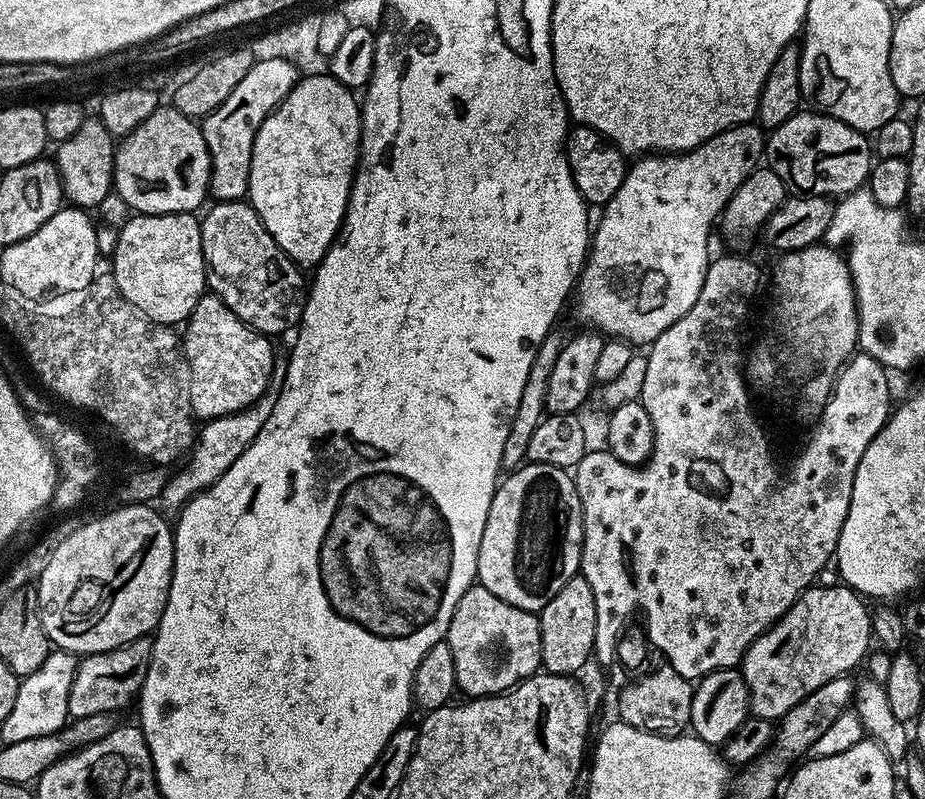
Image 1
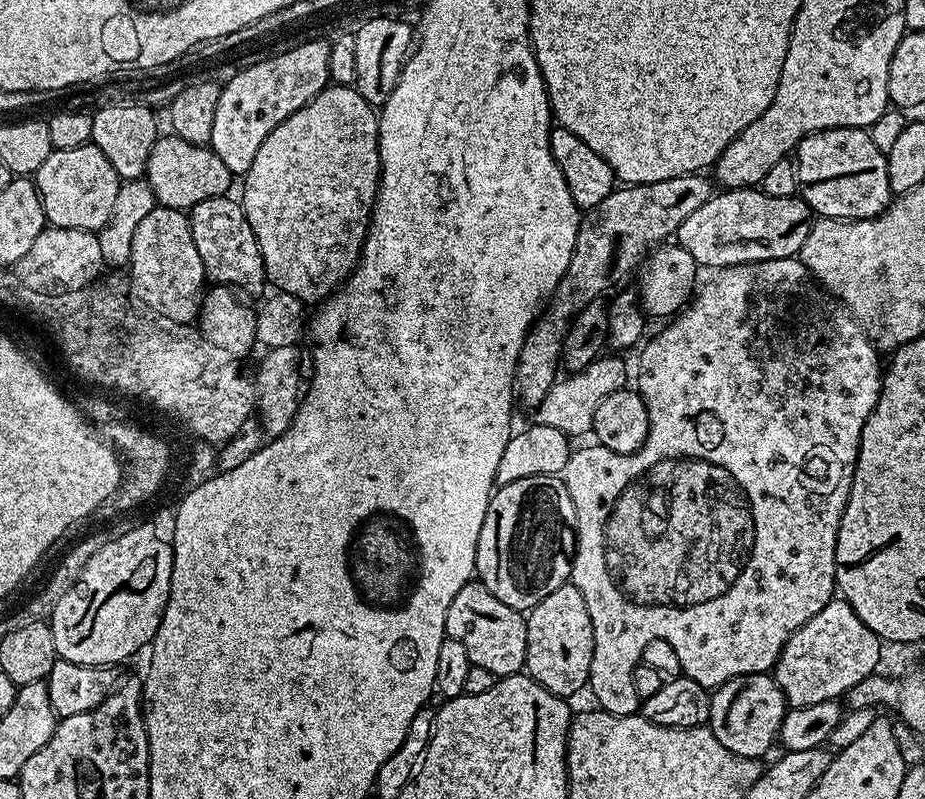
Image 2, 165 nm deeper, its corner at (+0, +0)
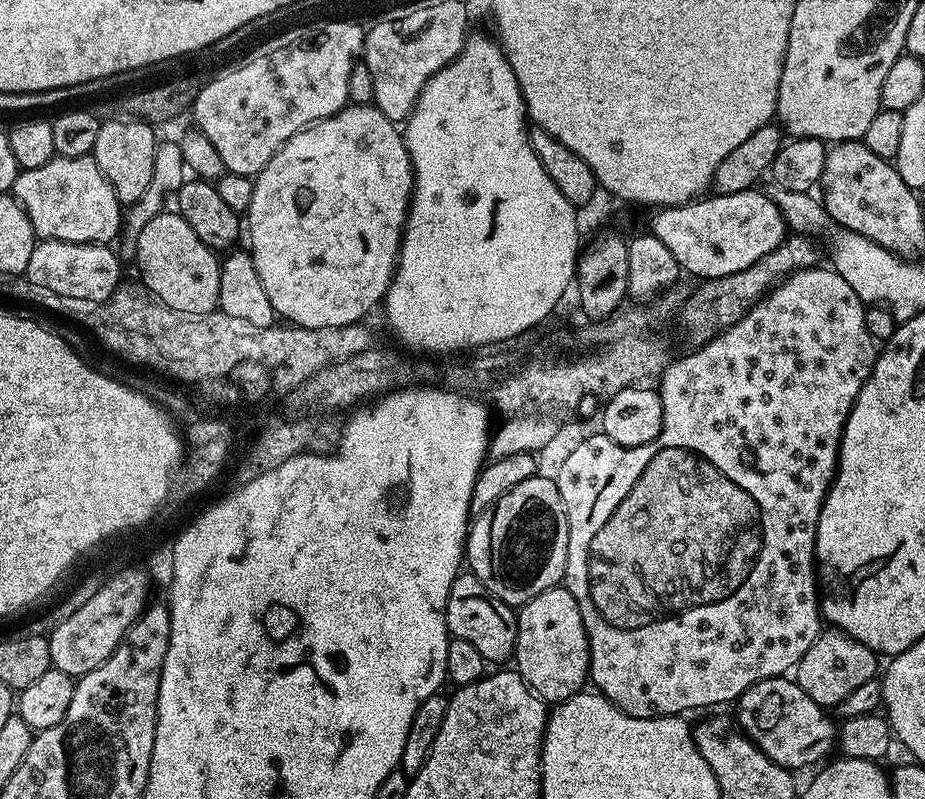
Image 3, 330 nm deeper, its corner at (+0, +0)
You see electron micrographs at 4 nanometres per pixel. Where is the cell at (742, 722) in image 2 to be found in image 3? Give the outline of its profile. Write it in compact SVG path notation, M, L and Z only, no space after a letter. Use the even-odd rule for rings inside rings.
M787 675L759 680L740 695L735 701L735 708L734 719L741 730L762 750L762 754L786 769L819 765L825 759L823 756L837 747L837 725L832 725L831 718L824 713L827 711Z

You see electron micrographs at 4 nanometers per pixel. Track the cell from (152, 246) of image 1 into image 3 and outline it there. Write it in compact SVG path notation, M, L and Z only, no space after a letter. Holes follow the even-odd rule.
M179 211L160 212L143 226L142 232L138 235L134 264L135 267L140 267L139 279L144 287L149 288L152 294L166 306L186 314L206 314L217 311L220 303L220 260L217 253L208 248L206 242L202 242L202 238L194 234L194 230L190 230L187 222L180 217Z

